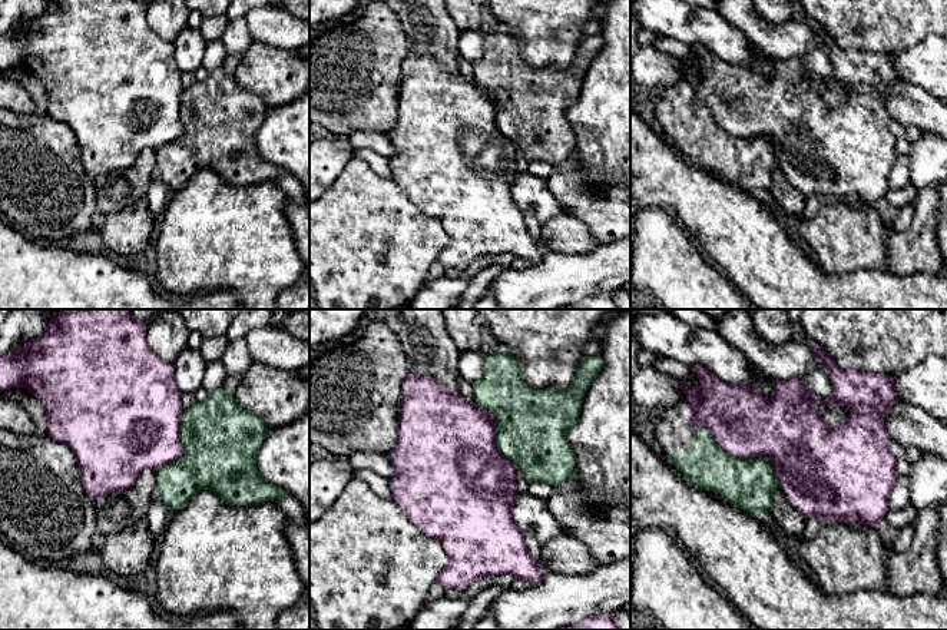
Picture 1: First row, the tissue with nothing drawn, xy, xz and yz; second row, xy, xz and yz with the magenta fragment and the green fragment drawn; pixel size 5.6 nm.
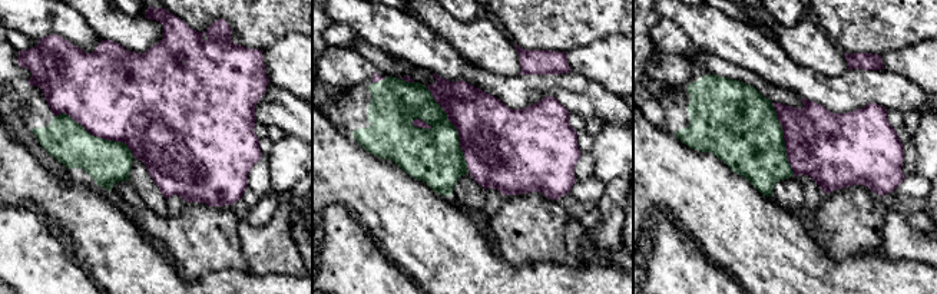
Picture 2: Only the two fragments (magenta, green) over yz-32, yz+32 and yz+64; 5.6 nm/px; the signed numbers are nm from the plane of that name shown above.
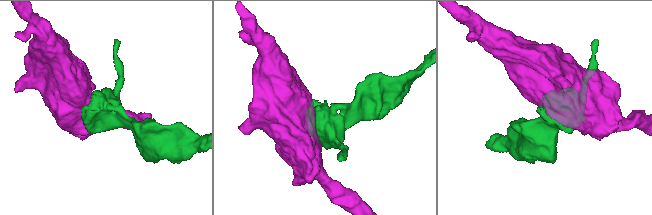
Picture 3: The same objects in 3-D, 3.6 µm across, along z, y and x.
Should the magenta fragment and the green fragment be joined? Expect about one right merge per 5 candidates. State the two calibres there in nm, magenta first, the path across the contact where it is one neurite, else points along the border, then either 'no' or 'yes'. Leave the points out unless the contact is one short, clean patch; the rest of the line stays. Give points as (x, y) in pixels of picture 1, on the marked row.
360/280 nm | no

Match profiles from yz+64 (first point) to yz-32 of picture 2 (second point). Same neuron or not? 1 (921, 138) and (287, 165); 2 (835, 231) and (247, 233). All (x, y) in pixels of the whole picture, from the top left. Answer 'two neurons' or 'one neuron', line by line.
1: one neuron
2: two neurons

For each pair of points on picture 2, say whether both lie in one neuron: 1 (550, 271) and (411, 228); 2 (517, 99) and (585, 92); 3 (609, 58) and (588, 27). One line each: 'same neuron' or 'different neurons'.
1: same neuron
2: same neuron
3: different neurons

